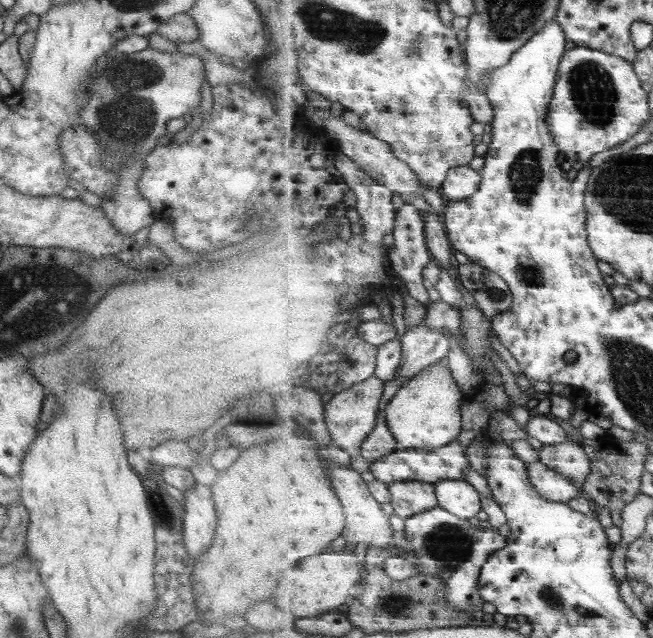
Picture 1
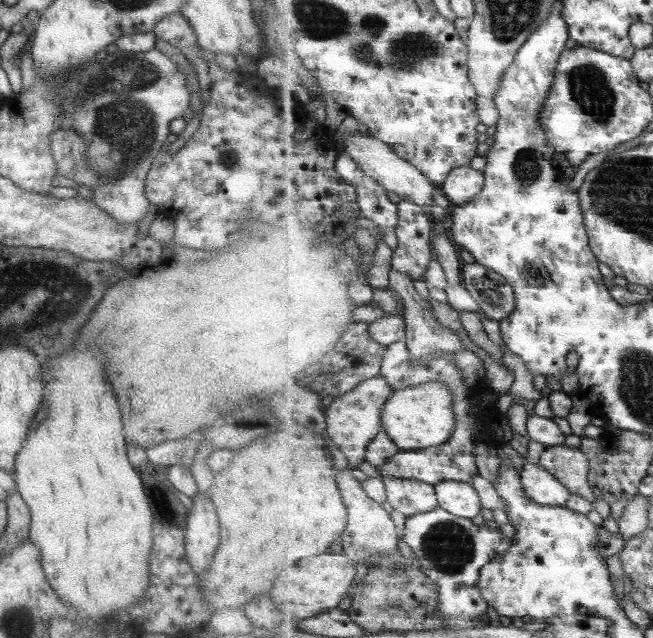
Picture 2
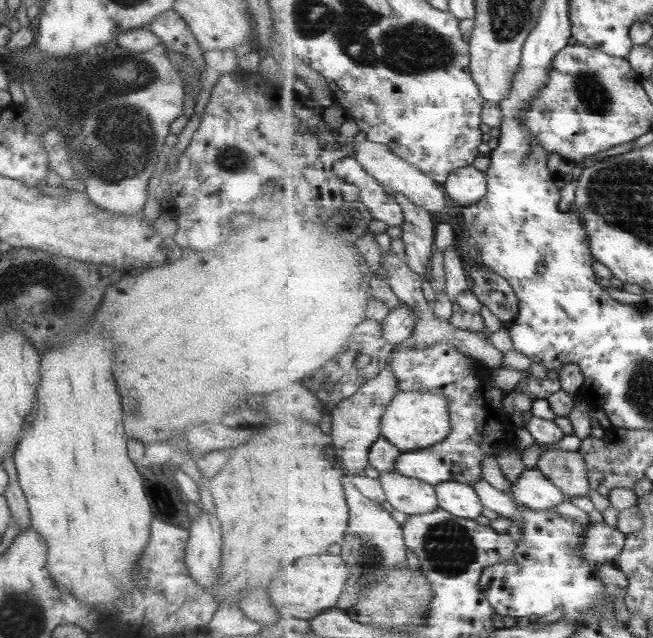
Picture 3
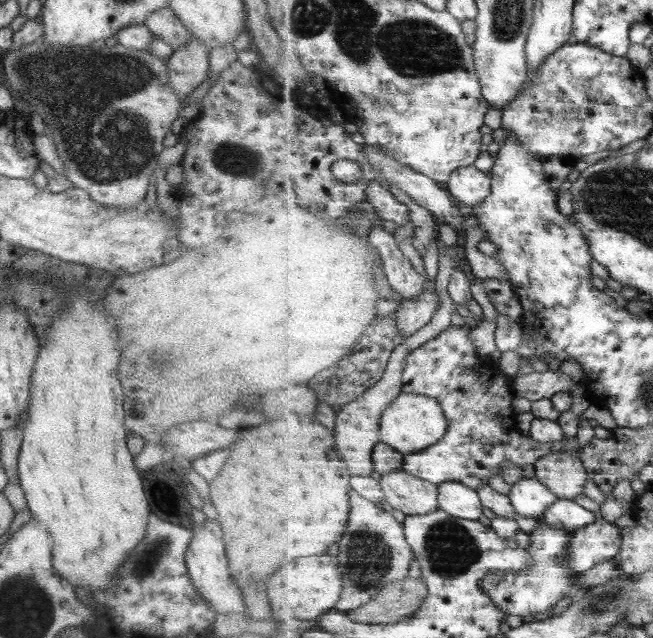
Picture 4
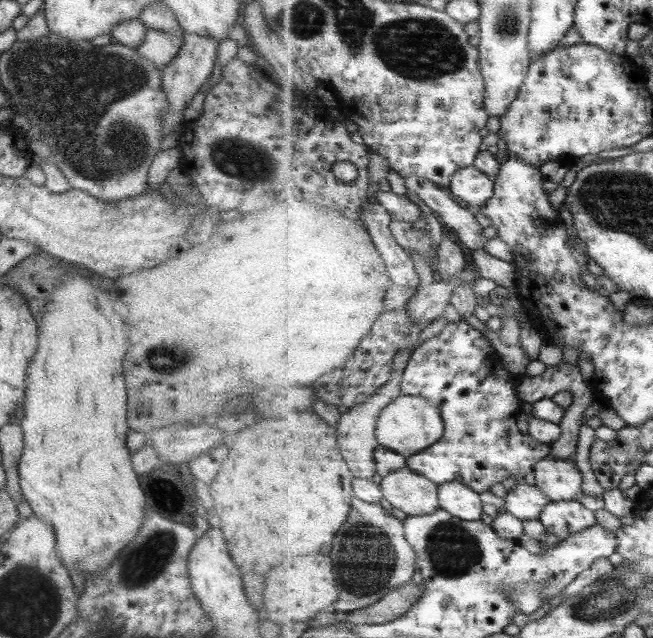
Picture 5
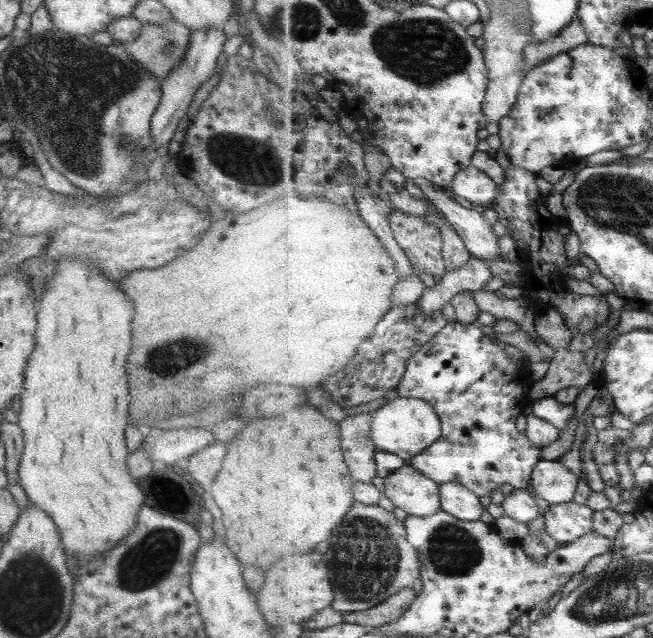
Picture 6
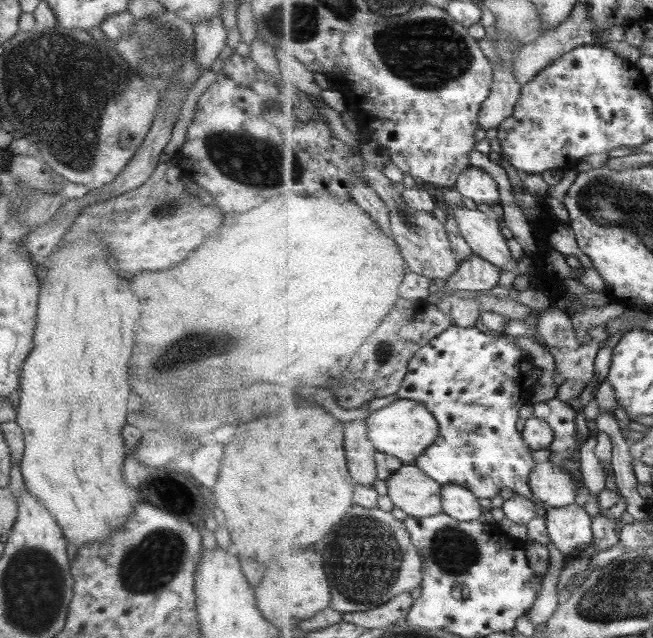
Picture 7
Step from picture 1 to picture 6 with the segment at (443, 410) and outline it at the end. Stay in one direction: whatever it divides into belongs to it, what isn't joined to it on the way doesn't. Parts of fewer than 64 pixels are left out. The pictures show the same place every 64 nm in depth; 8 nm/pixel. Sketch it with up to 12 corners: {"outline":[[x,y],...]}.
{"outline":[[397,397],[377,409],[379,450],[407,463],[442,437],[430,402]]}

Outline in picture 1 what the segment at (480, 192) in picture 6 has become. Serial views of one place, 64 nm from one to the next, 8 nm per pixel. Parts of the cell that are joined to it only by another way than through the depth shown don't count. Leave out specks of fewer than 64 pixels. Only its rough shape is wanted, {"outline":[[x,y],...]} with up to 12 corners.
{"outline":[[469,166],[452,169],[441,188],[449,201],[465,201],[482,185]]}

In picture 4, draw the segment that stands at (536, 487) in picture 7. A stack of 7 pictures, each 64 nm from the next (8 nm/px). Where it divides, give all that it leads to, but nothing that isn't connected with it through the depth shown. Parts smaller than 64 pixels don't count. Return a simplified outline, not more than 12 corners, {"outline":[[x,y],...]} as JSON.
{"outline":[[574,452],[551,453],[533,465],[559,499],[585,492],[588,472]]}

